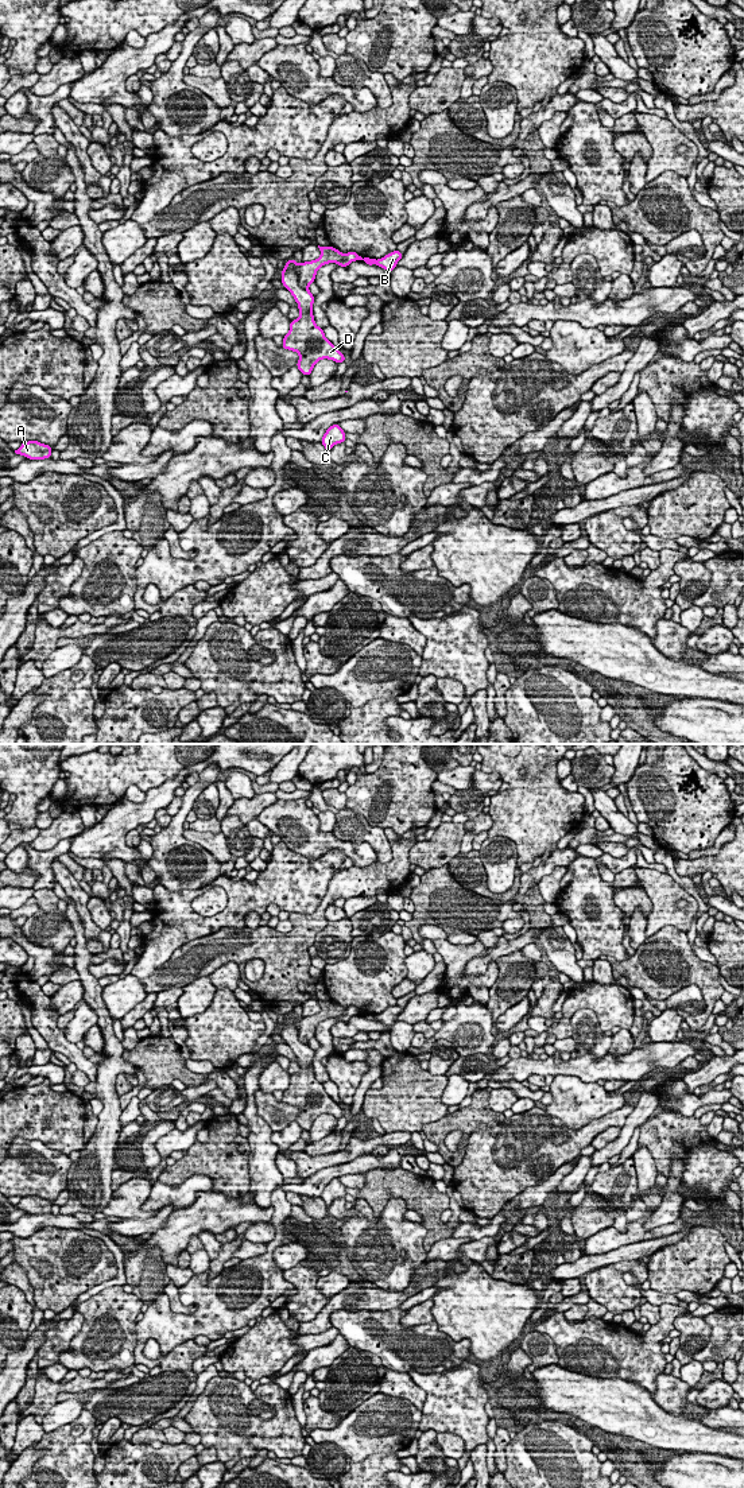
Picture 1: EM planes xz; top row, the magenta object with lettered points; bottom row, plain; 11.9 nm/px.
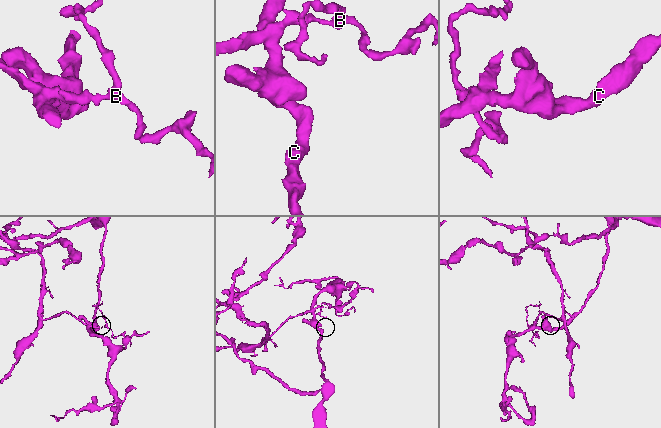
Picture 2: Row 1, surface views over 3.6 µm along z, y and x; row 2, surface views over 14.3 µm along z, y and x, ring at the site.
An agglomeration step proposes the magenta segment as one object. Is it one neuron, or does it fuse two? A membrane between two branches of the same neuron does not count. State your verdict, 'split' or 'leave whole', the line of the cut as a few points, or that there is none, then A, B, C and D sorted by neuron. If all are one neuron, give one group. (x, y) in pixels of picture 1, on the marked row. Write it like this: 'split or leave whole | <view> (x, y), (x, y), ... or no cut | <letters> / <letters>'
split | xz (297, 264), (297, 282), (307, 290) | A B / C D

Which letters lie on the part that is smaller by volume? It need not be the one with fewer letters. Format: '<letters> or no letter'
A, B

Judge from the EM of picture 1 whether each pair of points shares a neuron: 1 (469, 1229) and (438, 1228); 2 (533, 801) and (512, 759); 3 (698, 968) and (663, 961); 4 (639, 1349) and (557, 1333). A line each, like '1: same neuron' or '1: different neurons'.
1: different neurons
2: same neuron
3: same neuron
4: same neuron

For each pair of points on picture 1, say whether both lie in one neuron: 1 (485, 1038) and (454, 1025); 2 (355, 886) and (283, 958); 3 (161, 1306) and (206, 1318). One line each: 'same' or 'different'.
1: same
2: same
3: same

